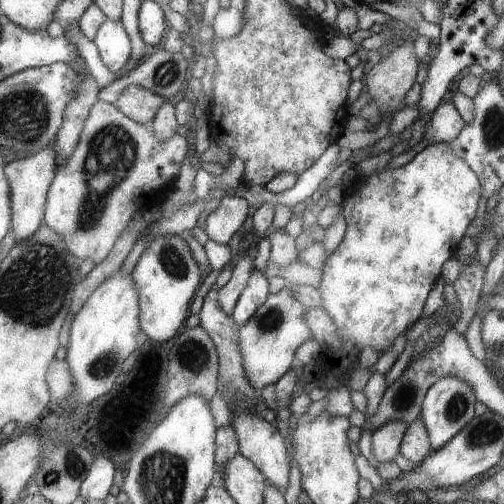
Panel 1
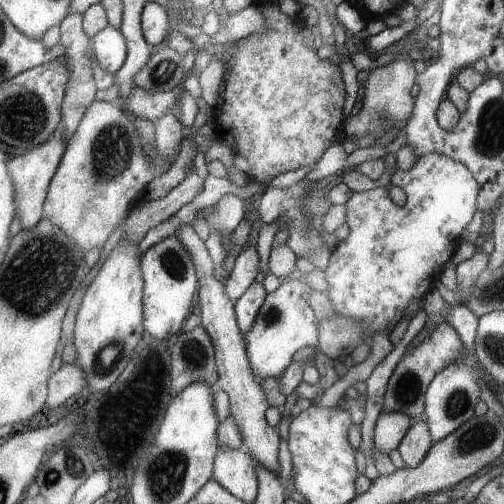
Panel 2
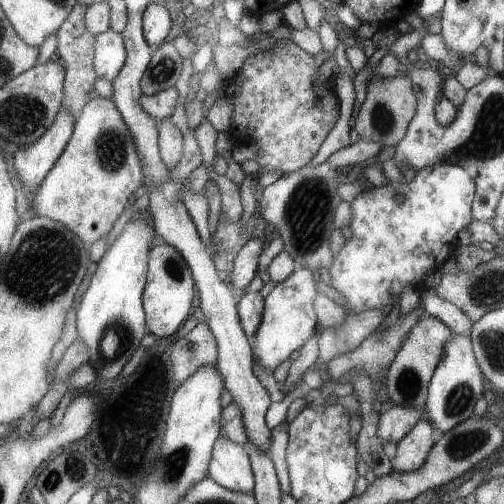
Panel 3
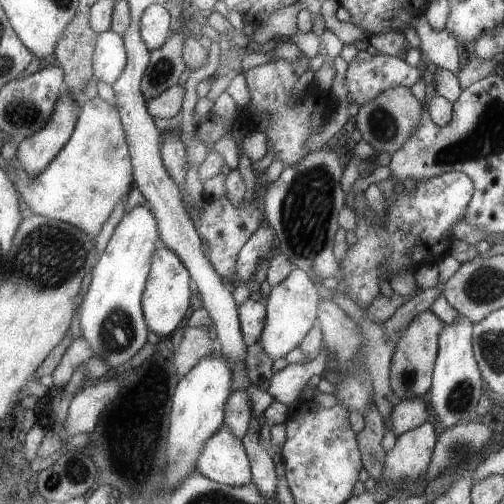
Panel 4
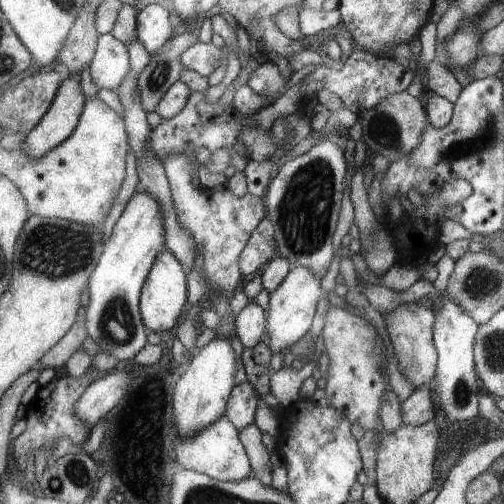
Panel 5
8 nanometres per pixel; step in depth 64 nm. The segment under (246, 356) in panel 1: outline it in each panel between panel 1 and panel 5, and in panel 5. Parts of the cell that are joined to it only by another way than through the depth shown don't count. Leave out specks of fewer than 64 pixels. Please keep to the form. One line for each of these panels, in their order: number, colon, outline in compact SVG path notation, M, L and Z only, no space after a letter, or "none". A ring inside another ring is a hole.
2: M285 278L277 290L269 292L265 296L265 302L261 304L255 322L251 324L249 332L245 336L245 350L247 358L251 364L251 372L255 376L257 384L263 384L263 380L271 380L281 376L287 366L291 366L291 356L297 348L303 344L317 346L317 332L315 332L315 322L313 322L313 308L307 302L309 286L305 286L299 280L289 280Z
3: M297 268L291 276L287 276L283 282L279 282L265 298L261 320L255 328L253 334L253 344L251 344L251 356L255 364L259 364L259 370L265 370L273 374L281 364L285 364L287 356L301 346L307 346L311 338L315 338L315 326L317 318L313 312L313 302L315 302L315 286L311 278L311 270L307 268Z
4: M293 270L283 282L275 284L265 300L265 324L259 334L259 346L261 354L265 354L271 362L285 358L289 352L299 348L303 338L311 334L311 326L315 324L315 306L317 306L319 294L315 284L309 280L307 272L303 270Z
5: M293 266L291 272L283 278L283 282L269 294L269 308L267 308L267 328L265 328L265 342L273 354L289 350L295 342L299 342L315 320L315 306L321 296L319 280L309 268Z

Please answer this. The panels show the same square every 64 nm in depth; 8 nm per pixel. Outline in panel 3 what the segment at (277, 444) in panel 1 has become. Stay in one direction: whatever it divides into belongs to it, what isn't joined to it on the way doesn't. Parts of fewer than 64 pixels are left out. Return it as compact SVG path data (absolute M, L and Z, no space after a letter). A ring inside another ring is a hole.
M165 184L159 192L151 194L151 210L155 210L155 228L161 234L163 242L173 244L183 258L187 260L187 266L191 268L191 274L195 276L195 288L201 292L201 318L199 322L211 330L211 338L215 338L217 346L217 370L223 382L223 388L231 394L231 404L237 408L237 414L241 418L241 426L245 432L247 446L255 448L257 452L269 456L269 448L273 446L273 430L265 424L265 412L271 406L269 394L265 388L257 382L253 376L253 356L251 356L251 340L247 340L247 334L243 332L243 326L239 324L239 312L237 312L237 298L231 296L231 290L227 290L227 284L219 280L217 268L213 264L211 254L207 254L207 246L197 236L197 230L181 202L173 202L173 192L179 184Z

